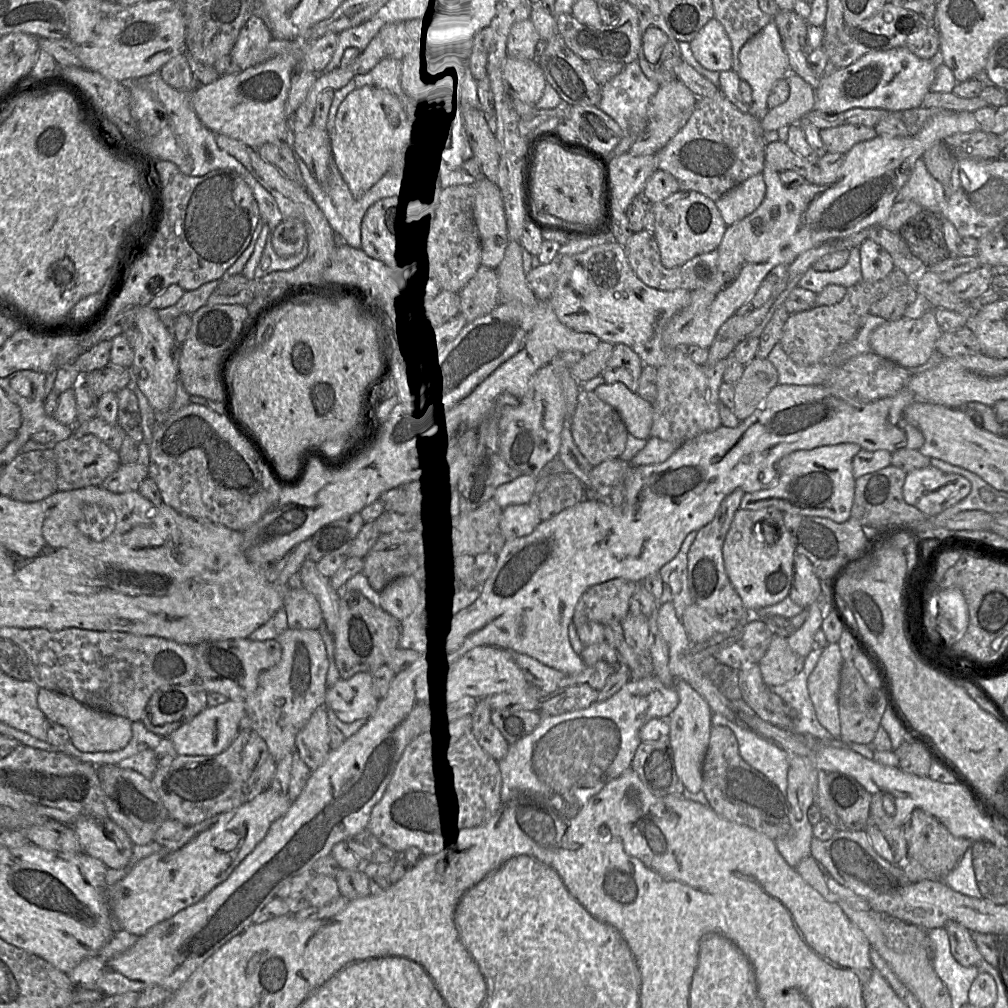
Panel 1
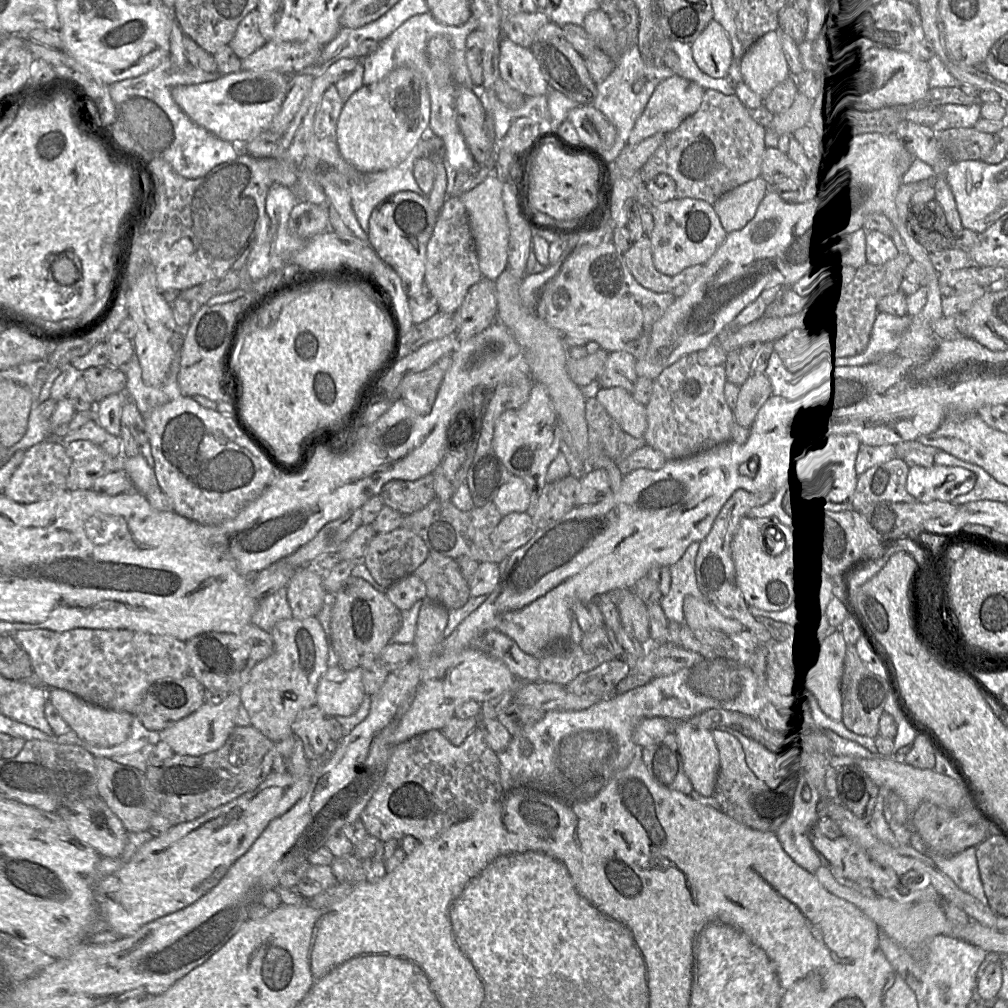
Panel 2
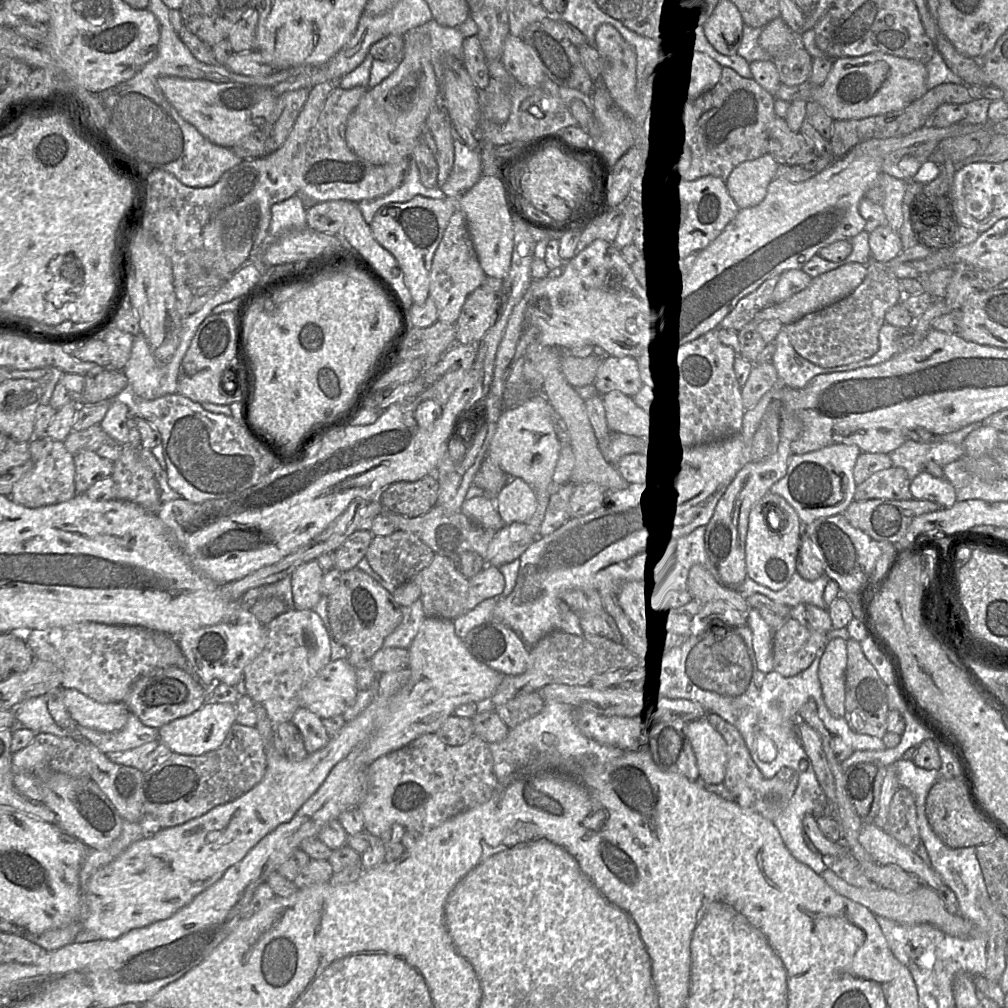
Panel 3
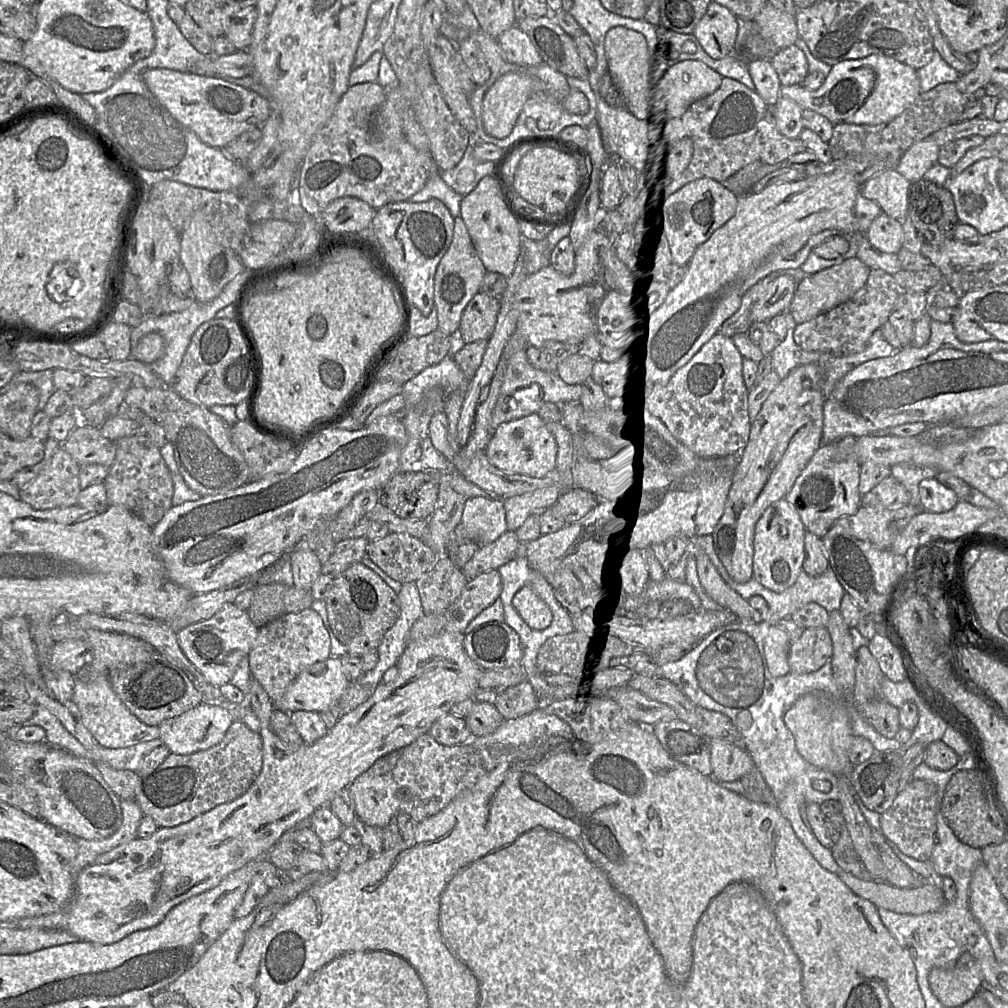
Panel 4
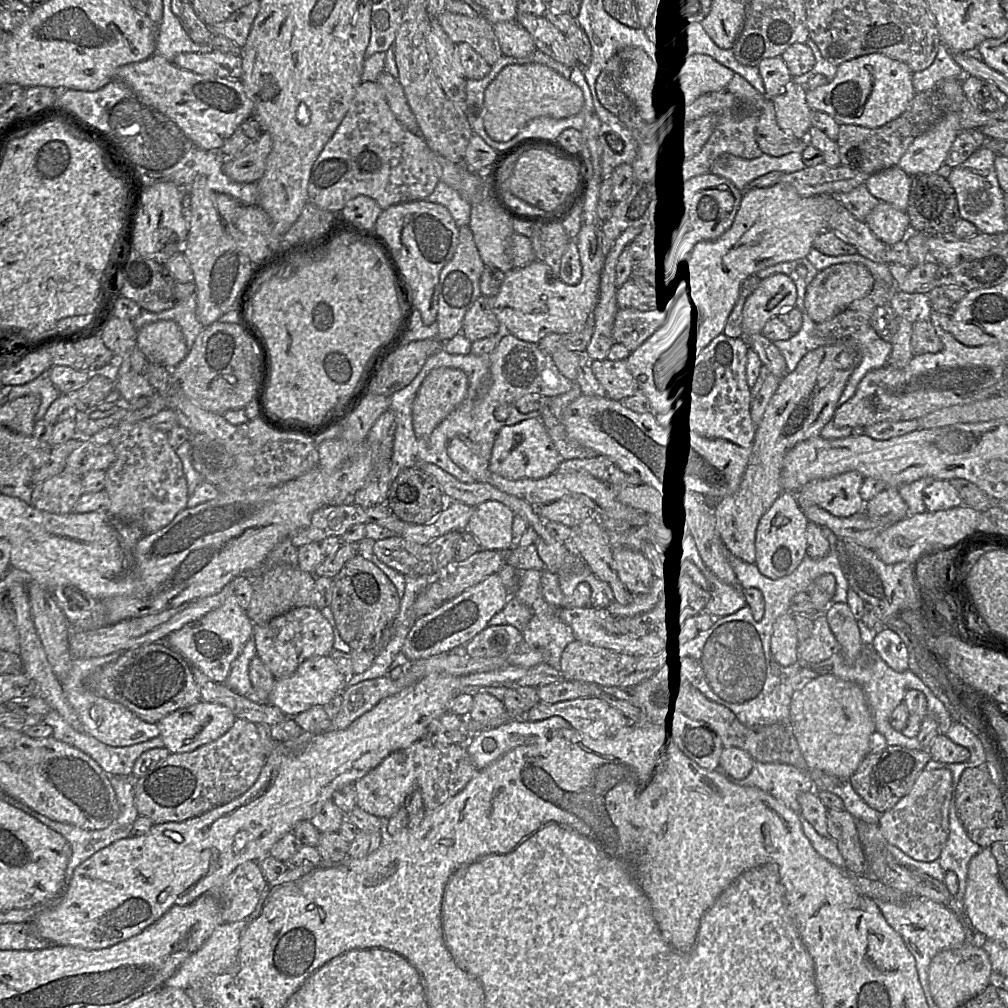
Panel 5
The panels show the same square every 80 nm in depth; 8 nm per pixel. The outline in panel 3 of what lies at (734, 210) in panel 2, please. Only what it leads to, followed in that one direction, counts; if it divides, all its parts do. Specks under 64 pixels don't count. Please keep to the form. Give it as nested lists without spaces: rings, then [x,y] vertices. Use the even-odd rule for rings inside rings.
[[[766,154],[734,168],[725,184],[738,211],[756,206],[764,199],[778,166],[774,157]]]

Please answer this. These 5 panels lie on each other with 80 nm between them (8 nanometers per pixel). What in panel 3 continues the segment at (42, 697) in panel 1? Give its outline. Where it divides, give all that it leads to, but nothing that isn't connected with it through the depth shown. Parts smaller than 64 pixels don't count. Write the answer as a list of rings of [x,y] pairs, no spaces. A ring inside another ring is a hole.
[[[72,688],[63,689],[63,697],[67,711],[76,724],[101,732],[122,729],[131,713],[123,702],[98,702]]]

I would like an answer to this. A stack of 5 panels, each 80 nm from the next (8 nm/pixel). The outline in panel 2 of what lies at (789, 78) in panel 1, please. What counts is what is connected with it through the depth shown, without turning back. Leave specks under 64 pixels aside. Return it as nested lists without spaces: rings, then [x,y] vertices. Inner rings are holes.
[[[798,92],[790,108],[774,114],[767,129],[778,135],[793,134],[798,128],[809,123],[810,111],[810,99],[805,94]]]

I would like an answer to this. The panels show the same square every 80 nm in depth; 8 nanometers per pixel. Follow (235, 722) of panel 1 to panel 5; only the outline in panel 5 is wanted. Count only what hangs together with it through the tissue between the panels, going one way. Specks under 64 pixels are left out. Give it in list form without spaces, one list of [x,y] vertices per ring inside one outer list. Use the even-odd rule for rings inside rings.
[[[200,701],[191,706],[179,709],[157,722],[161,739],[170,753],[192,752],[223,736],[236,720],[233,712],[226,706]]]

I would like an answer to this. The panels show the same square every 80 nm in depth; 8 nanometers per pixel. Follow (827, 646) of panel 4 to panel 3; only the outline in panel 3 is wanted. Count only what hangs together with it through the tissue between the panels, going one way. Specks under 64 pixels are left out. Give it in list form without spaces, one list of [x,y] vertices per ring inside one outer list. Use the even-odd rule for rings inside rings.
[[[789,618],[774,630],[773,670],[783,677],[799,675],[813,663],[817,652],[826,647],[827,634],[802,626]]]

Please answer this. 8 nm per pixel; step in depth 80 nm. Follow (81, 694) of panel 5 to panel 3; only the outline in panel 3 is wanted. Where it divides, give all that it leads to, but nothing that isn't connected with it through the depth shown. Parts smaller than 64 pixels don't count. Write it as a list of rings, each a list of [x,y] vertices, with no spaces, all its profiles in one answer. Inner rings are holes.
[[[132,712],[125,726],[113,732],[101,732],[76,725],[75,729],[101,752],[124,752],[159,739],[159,730],[144,725]]]

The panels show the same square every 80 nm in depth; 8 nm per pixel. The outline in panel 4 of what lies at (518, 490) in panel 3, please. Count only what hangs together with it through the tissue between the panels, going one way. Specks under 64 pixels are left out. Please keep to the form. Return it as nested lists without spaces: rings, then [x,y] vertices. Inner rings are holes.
[[[550,486],[503,499],[507,530],[517,531],[532,513],[552,507],[562,492],[559,486]]]

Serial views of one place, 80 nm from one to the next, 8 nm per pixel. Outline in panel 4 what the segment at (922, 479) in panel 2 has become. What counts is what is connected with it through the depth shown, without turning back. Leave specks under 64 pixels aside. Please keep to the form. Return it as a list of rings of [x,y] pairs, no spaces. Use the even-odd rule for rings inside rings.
[[[934,477],[919,483],[919,497],[921,509],[933,513],[947,512],[959,502],[956,493]]]

